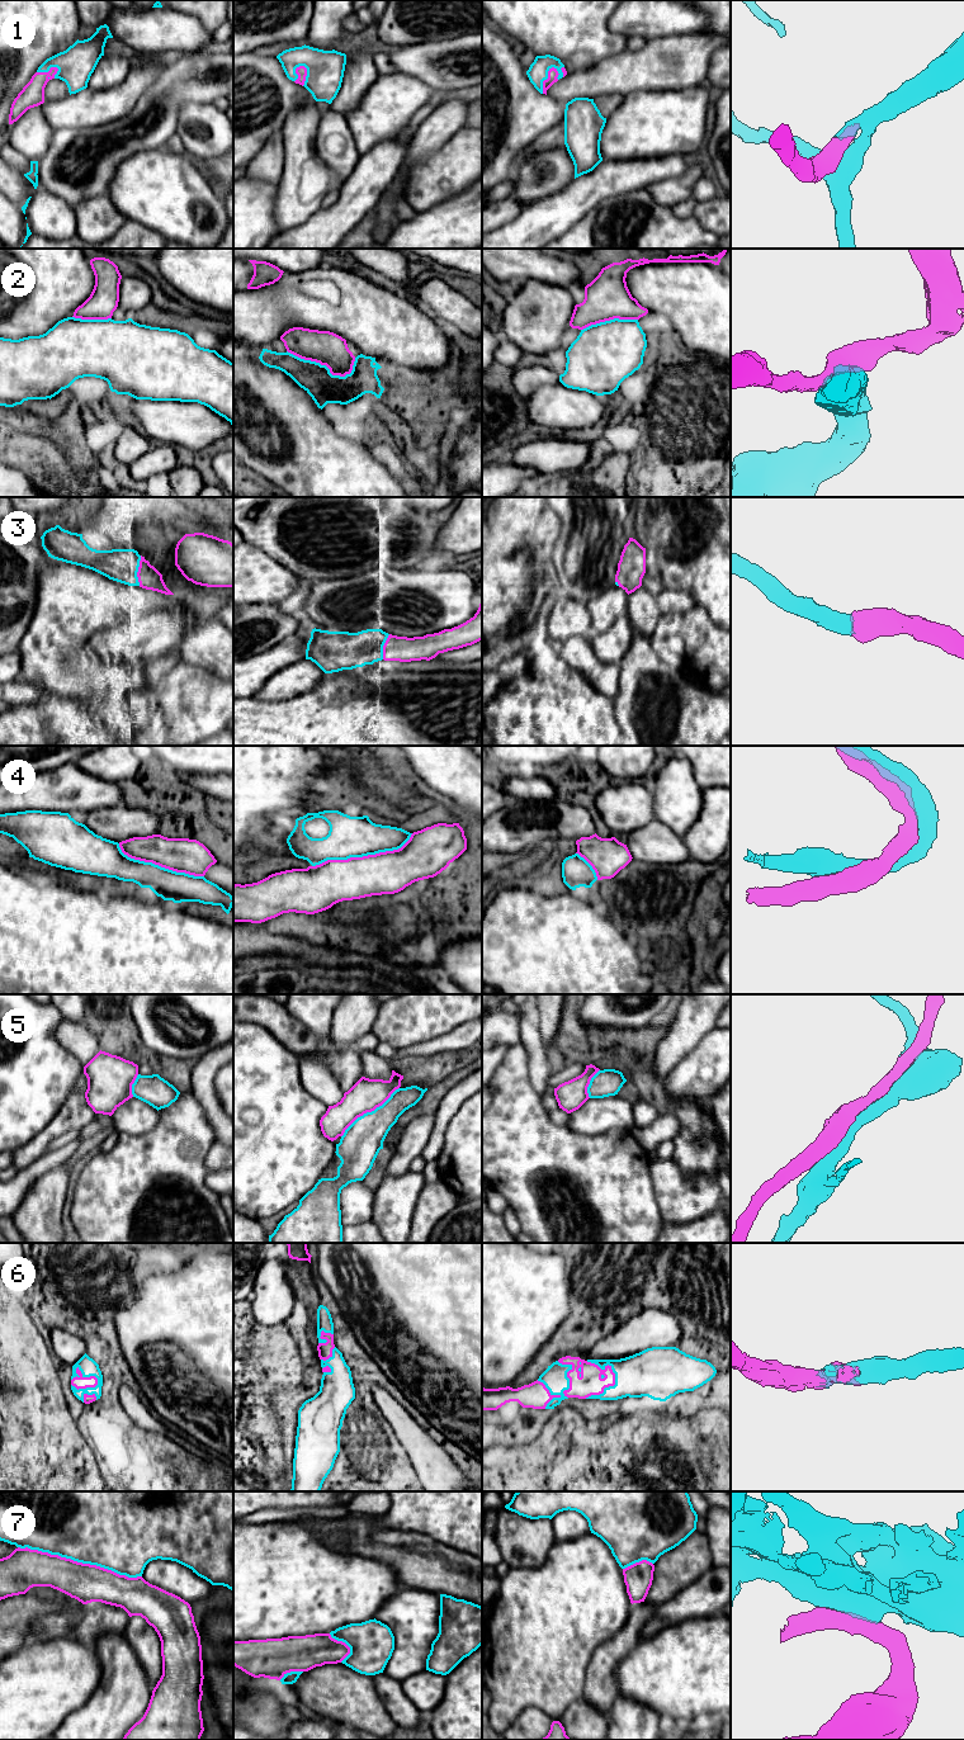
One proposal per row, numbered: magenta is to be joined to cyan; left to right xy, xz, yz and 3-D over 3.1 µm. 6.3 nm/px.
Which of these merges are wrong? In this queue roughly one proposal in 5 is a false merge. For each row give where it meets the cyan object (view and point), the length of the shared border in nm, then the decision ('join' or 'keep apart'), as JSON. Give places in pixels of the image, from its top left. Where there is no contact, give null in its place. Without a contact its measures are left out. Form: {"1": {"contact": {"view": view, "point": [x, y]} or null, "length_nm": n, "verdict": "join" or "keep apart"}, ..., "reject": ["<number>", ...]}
{"1": {"contact": {"view": "yz", "point": [544, 79]}, "length_nm": 190, "verdict": "join"}, "2": {"contact": {"view": "xz", "point": [325, 365]}, "length_nm": 440, "verdict": "keep apart"}, "3": {"contact": {"view": "xy", "point": [137, 571]}, "length_nm": 190, "verdict": "join"}, "4": {"contact": {"view": "xz", "point": [363, 855]}, "length_nm": 650, "verdict": "keep apart"}, "5": {"contact": {"view": "xz", "point": [368, 1112]}, "length_nm": 480, "verdict": "keep apart"}, "6": {"contact": {"view": "yz", "point": [609, 1386]}, "length_nm": 280, "verdict": "join"}, "7": {"contact": {"view": "xy", "point": [80, 1561]}, "length_nm": 800, "verdict": "join"}, "reject": ["2", "4", "5"]}

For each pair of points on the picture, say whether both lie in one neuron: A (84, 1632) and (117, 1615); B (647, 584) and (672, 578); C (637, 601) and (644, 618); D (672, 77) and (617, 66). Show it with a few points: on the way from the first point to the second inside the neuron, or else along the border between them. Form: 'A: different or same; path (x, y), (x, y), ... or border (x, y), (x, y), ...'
A: same; path (91, 1626), (99, 1618), (109, 1618)
B: different; border (656, 552), (661, 585), (664, 587)
C: same; path (641, 605), (643, 614)
D: same; path (658, 70), (631, 70)

